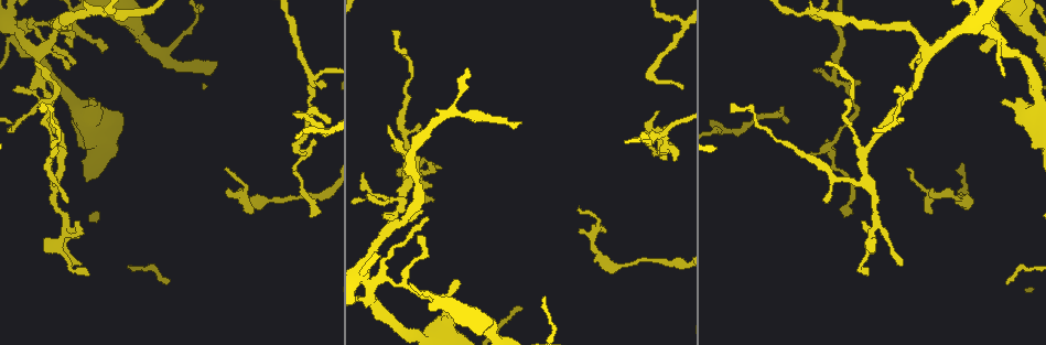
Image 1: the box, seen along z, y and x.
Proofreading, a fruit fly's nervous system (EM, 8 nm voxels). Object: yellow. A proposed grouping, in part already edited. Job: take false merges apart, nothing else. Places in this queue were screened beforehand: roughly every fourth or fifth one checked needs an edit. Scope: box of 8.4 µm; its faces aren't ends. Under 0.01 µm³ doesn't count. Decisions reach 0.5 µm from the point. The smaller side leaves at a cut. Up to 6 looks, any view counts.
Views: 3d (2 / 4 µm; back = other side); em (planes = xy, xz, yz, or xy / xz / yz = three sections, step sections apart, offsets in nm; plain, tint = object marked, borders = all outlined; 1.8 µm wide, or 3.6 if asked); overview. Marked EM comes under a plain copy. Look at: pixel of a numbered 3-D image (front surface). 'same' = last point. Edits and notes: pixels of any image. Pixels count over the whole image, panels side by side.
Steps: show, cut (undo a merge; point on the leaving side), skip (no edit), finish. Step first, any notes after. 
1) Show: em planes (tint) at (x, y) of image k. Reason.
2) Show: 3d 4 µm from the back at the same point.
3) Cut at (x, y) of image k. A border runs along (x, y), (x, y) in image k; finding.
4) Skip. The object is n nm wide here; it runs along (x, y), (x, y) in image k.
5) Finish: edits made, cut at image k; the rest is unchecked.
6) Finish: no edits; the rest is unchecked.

Show: 3d 2 µm from the back at (993, 23) of image 1. Looks like a crossing.

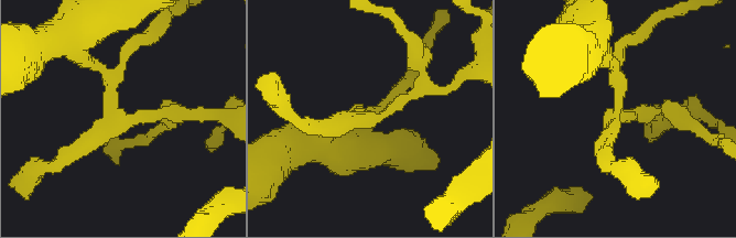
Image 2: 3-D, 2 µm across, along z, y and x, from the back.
Show: em planes (tint) at (615, 118) of image 2. 4 arms meet here; now the EM.

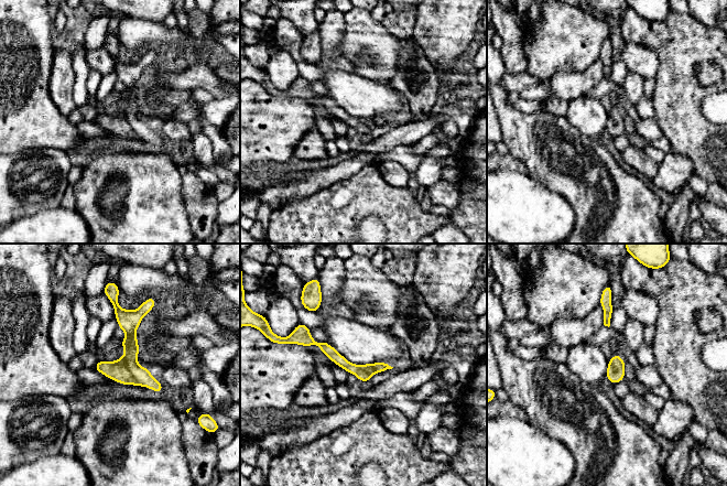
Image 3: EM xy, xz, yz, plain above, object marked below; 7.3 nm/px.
Cut at (117, 370) of image 3. A border runs along (122, 357), (132, 377), (141, 385) in image 3; two cells meet here.

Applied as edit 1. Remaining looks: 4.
Show: em planes (tint) at (57, 178) of image 1. A narrow waist.

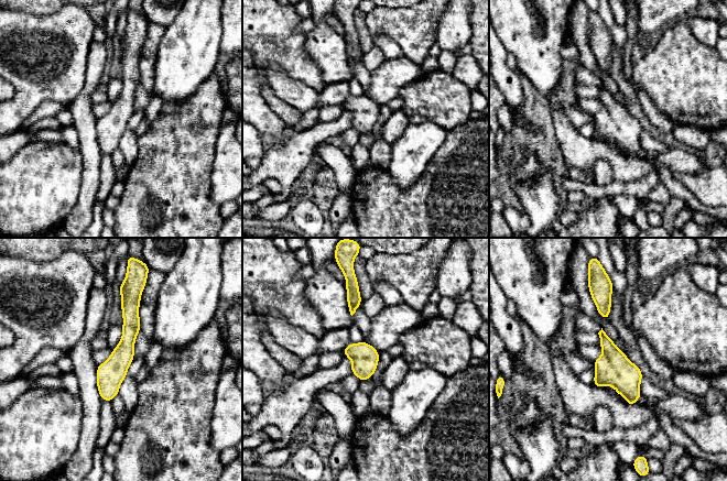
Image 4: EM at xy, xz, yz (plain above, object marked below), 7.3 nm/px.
Skip. It runs along (125, 295), (129, 337), (106, 397) in image 4; continuous, no second cell.

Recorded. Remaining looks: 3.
Show: 3d 2 µm at (309, 76) of image 1. Three-way junction.

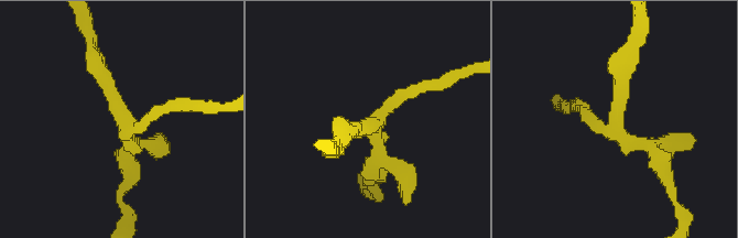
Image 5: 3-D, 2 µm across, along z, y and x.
Show: em planes (tint) at (377, 122) of image 5. Now the EM.

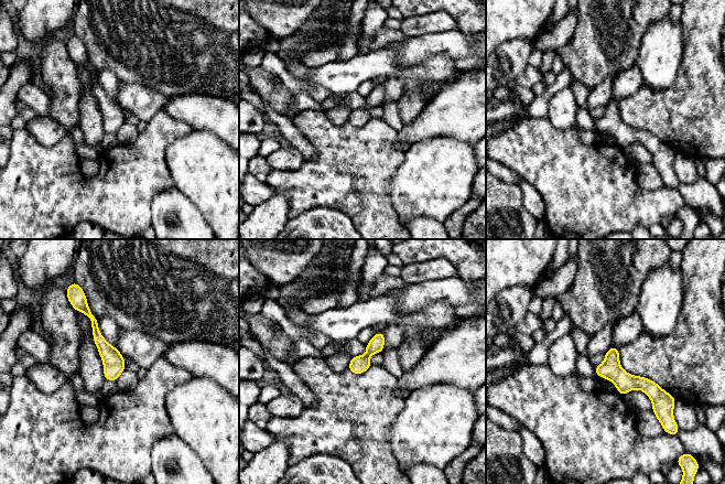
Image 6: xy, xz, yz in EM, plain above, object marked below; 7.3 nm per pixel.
Skip. All the same cell.

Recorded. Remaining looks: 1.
Finish: edits made, cut at image 3; the rest is unchecked.

